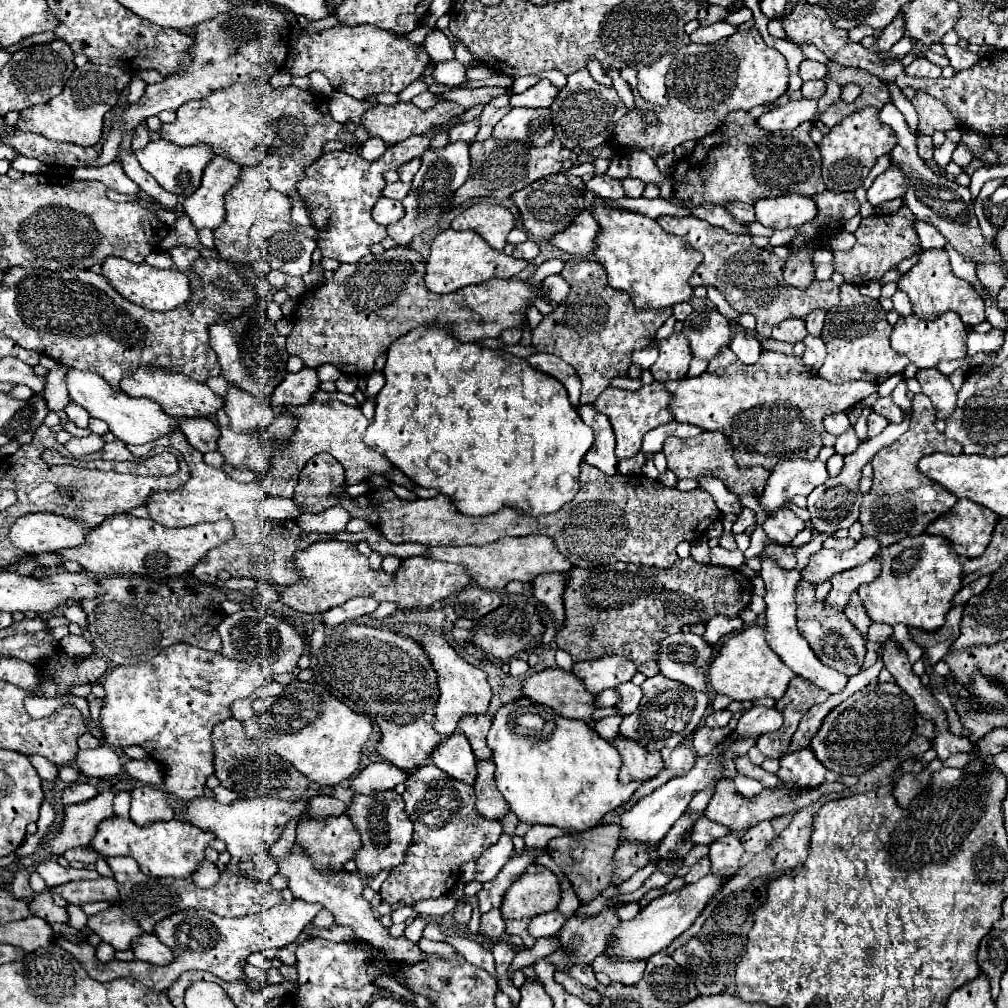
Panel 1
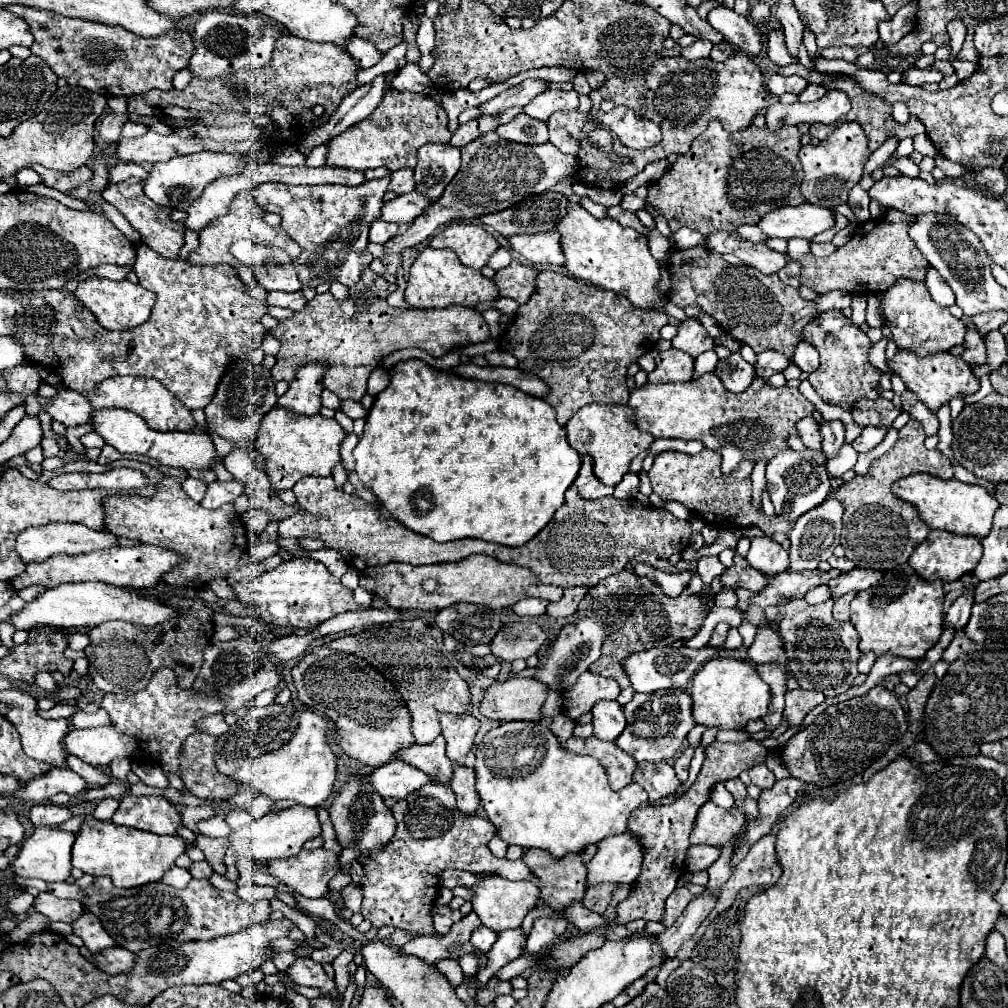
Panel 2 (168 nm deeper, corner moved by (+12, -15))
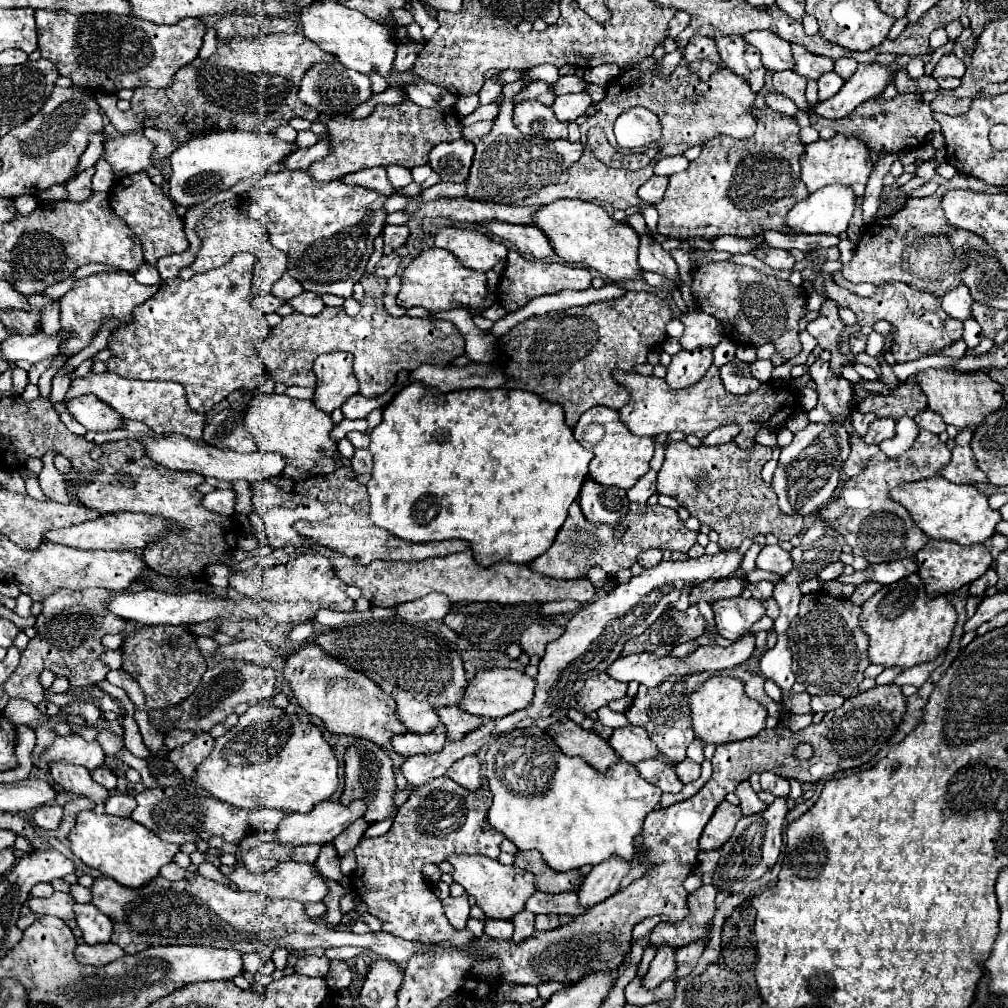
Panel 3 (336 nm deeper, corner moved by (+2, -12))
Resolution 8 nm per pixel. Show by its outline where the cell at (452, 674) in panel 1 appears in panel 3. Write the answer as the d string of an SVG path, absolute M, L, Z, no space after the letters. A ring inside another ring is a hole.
M380 620L380 622L362 622L362 624L352 624L336 630L328 630L316 638L316 642L332 656L342 658L344 664L352 666L354 670L366 672L386 694L390 694L396 704L398 704L398 716L402 724L410 732L416 734L428 734L436 726L440 726L440 716L436 714L438 706L456 706L464 694L466 694L466 670L460 654L448 646L446 640L438 638L436 634L418 628L414 624L408 624L404 620Z

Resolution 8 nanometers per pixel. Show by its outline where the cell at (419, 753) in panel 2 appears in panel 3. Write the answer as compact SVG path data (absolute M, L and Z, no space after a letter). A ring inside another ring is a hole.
M438 726L434 732L430 734L402 734L402 736L394 736L394 740L390 742L394 752L402 754L402 756L414 756L414 754L434 754L440 752L446 744L446 728Z

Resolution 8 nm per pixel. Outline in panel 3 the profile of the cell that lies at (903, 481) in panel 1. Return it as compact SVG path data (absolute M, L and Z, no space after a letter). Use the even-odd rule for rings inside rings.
M920 430L914 444L898 458L888 458L884 452L878 452L870 458L866 470L850 480L844 482L844 488L838 490L838 496L830 500L824 508L820 508L820 520L834 524L838 532L846 538L852 546L852 554L864 556L868 562L892 562L902 558L912 558L920 548L926 546L930 536L926 536L916 522L912 520L910 512L890 498L890 488L918 480L940 475L940 470L950 462L952 454L938 440L936 434L928 430Z

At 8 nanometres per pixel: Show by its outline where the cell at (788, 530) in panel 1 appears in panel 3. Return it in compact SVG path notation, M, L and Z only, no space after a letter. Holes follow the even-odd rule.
M778 544L776 546L764 546L756 558L756 568L776 572L780 576L786 576L792 568L792 558L790 552L782 550Z

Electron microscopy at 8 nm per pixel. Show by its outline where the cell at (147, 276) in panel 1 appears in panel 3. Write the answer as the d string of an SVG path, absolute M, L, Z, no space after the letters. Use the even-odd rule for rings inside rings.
M98 272L78 280L76 286L68 294L64 294L60 300L62 332L68 334L66 342L62 342L60 346L60 354L74 356L82 348L86 348L92 342L92 338L100 332L100 326L108 316L112 316L120 324L130 324L134 320L132 316L134 308L150 300L156 292L158 292L158 286L138 284L136 278L128 272Z

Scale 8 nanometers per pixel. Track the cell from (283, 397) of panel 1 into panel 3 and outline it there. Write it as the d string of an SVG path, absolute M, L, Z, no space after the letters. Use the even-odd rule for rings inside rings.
M348 352L322 354L314 360L316 388L314 406L326 414L340 408L346 398L358 392L358 382L352 374L352 358Z

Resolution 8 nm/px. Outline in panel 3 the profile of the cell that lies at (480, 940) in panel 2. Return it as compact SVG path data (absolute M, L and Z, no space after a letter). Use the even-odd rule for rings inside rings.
M486 918L484 934L492 940L510 940L512 930L514 930L514 926L512 926L510 920L490 920L490 918Z

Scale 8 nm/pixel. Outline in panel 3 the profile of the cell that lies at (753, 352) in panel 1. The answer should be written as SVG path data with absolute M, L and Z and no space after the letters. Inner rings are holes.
M738 358L720 368L720 378L724 388L732 394L750 394L760 386L760 382L750 372L750 362L742 362Z

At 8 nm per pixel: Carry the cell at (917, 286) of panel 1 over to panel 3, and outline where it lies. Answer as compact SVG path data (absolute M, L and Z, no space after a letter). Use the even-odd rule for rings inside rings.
M826 276L826 294L832 298L838 306L850 308L858 316L858 324L874 324L876 320L888 320L898 328L896 334L896 348L892 348L892 354L896 362L910 362L918 360L922 356L928 356L938 350L946 350L952 346L956 340L962 338L962 322L946 316L946 312L940 306L940 298L936 298L930 292L922 292L912 288L910 284L904 282L894 282L894 284L884 284L878 286L878 292L870 298L862 298L852 294L846 288L840 288L832 282L830 276Z

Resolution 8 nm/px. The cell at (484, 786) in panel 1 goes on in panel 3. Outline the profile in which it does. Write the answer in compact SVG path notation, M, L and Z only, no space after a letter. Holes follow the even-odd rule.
M464 756L462 760L458 760L456 764L452 764L452 768L448 770L448 776L458 782L460 786L464 786L470 792L480 790L482 782L480 782L480 760L476 756Z

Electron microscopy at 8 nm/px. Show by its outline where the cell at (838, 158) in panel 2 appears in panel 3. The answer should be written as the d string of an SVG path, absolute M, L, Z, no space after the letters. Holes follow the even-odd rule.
M836 134L832 140L816 140L808 144L804 148L800 168L802 168L802 180L808 192L816 192L818 188L824 188L828 184L846 184L846 186L852 186L856 182L866 184L872 168L870 148L858 136Z

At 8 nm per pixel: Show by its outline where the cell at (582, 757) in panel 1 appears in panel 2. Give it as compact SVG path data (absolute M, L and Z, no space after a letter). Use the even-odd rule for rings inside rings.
M512 721L490 729L476 747L474 771L476 791L488 819L498 831L498 837L508 845L520 845L522 849L544 849L554 859L562 859L568 853L582 853L588 845L596 845L604 837L624 833L630 813L648 801L648 793L638 783L612 791L606 781L604 767L596 759L562 749L548 727L532 721Z

